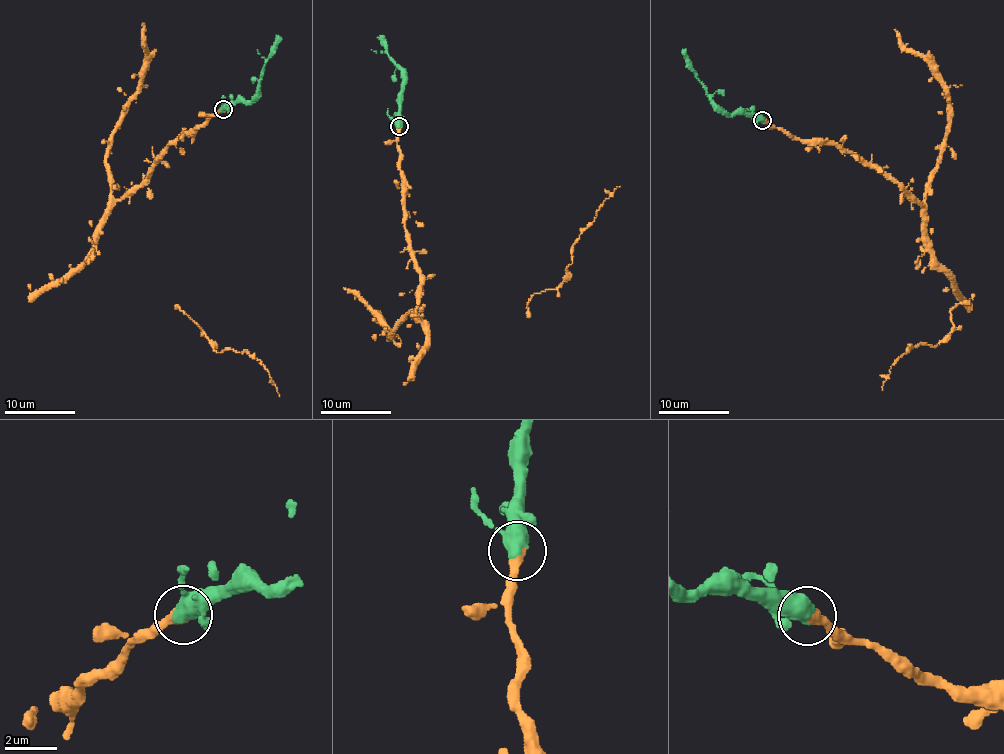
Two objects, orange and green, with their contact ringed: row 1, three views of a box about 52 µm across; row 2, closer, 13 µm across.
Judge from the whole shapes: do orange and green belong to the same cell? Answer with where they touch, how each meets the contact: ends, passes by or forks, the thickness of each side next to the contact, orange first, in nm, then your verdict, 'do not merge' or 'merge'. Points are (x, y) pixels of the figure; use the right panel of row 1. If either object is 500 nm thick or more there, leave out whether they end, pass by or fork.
at (762, 120); orange ends there; green passes by; 400 nm thick on the orange side, 460 nm on the other; merge

